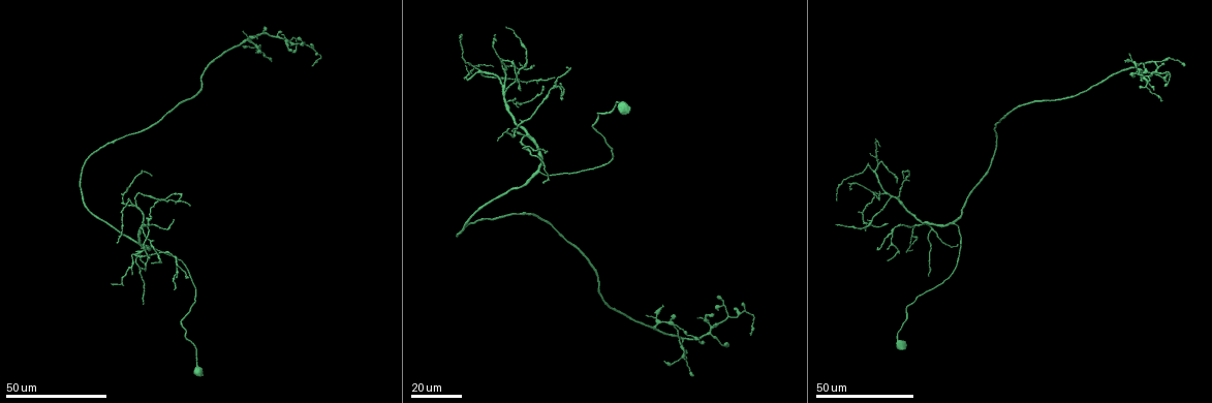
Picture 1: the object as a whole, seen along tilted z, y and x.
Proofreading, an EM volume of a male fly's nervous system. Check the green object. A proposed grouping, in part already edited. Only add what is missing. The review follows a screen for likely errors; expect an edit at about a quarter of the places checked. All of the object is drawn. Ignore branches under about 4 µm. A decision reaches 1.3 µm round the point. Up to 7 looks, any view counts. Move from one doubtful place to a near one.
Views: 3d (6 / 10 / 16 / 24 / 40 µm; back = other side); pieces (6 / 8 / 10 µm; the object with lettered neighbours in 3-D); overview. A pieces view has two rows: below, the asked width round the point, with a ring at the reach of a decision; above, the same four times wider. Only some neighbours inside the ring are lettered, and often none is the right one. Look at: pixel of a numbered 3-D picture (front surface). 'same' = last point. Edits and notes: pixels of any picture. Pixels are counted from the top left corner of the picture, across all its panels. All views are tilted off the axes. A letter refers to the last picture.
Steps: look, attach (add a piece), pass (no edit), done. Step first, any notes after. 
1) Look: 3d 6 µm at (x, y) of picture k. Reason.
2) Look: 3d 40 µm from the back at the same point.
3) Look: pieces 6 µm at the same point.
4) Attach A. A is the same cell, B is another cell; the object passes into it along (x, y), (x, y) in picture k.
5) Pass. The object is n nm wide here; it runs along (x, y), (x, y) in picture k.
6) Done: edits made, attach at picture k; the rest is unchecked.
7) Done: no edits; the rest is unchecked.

Look: 3d 40 µm at (836, 200) of picture 1.

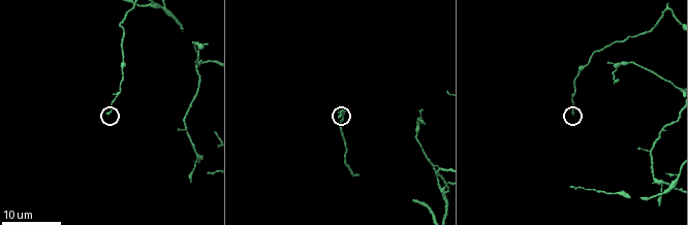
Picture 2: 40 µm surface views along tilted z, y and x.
Look: pieces 10 µm at (339, 118) of picture 2. See the neighbours.

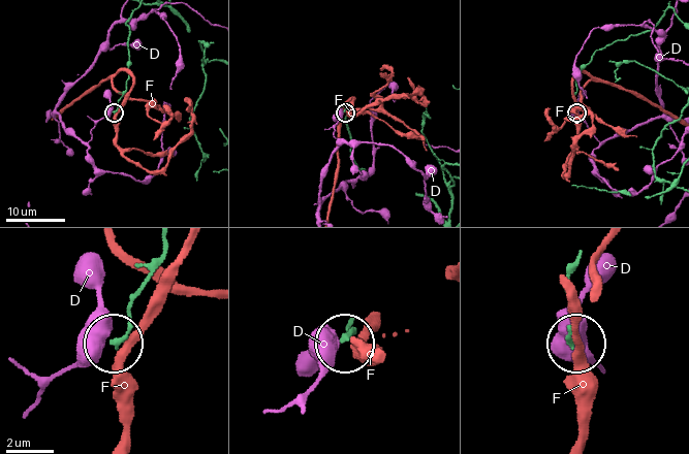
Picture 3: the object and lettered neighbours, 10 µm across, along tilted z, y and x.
Pass. D and F are other cells; it runs along (165, 248), (160, 266), (132, 301), (128, 325), (114, 341) in picture 3; no lettered piece goes on from it.

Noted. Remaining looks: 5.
Look: 3d 24 µm at (958, 244) of picture 1. End of a long branch.

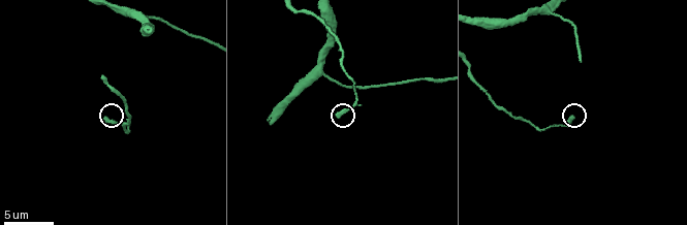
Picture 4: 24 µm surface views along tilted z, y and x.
Look: pieces 8 µm at (336, 113) of picture 4.

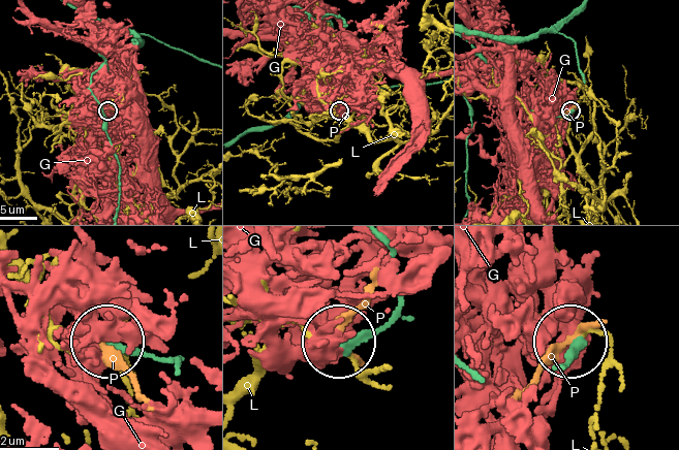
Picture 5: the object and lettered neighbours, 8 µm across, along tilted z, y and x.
Pass. G, L and P are other cells; no lettered piece goes on from it.

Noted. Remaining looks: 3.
Look: 3d 40 µm at (144, 303) of picture 1. End of a long branch.

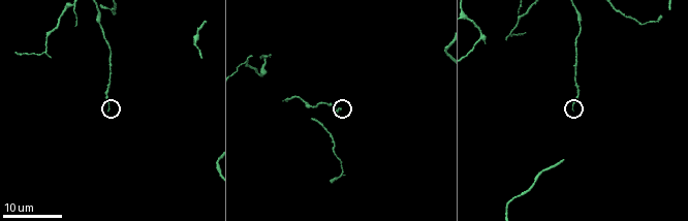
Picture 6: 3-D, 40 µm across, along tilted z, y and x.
Look: pieces 8 µm at (572, 109) of picture 6. See the neighbours.

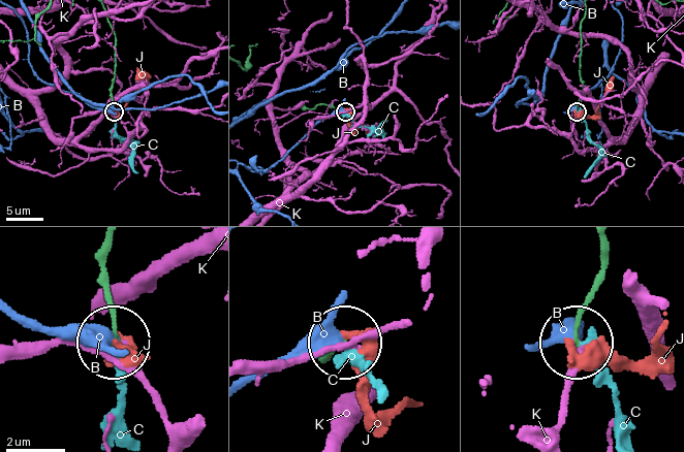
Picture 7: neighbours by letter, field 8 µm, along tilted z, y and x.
Pass. B, C, J and K are other cells; it runs along (599, 245), (607, 273), (581, 318), (578, 337) in picture 7; no lettered piece goes on from it.

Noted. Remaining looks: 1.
Done: no edits; the rest is unchecked.

